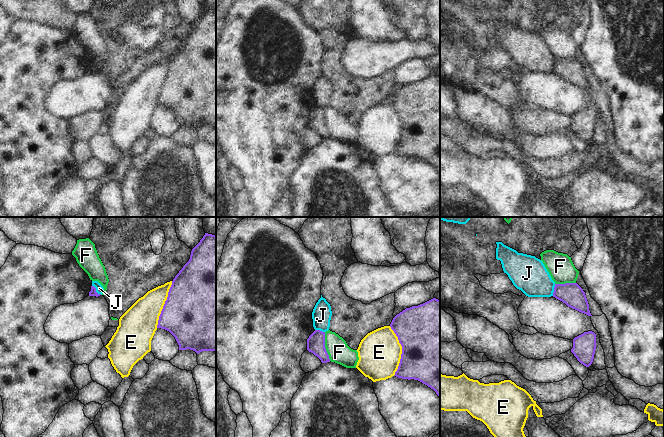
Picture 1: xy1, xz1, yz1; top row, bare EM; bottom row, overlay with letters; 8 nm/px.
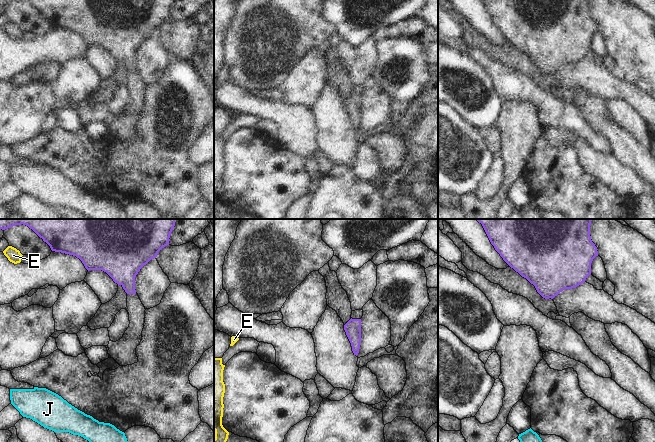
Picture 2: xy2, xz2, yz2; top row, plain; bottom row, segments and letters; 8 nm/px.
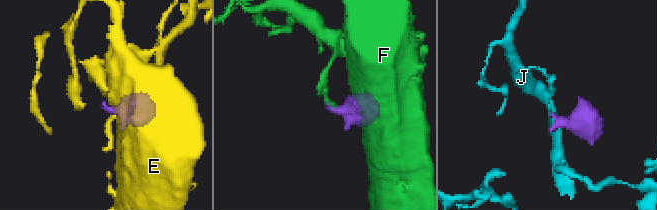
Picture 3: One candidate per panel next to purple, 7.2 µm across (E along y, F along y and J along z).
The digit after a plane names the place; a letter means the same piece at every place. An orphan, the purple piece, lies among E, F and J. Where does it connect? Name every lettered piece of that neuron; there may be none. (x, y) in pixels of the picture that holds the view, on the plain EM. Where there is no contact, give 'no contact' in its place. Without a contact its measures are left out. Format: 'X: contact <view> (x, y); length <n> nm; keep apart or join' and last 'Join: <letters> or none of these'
E: contact xz1 (402, 127); length 400 nm; keep apart
F: contact xz1 (324, 122); length 240 nm; keep apart
J: contact xy1 (95, 67); length 110 nm; keep apart
Join: none of these

